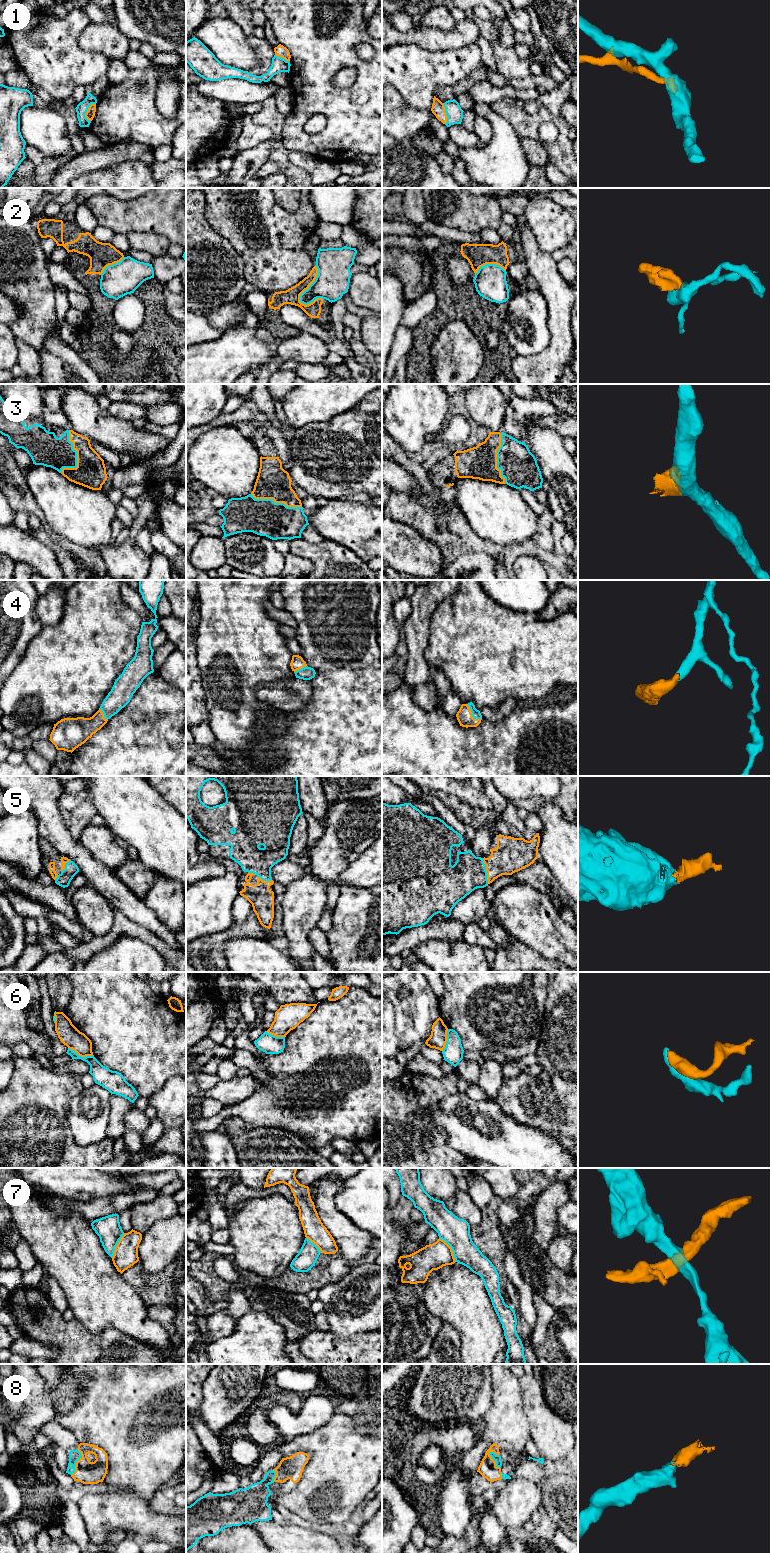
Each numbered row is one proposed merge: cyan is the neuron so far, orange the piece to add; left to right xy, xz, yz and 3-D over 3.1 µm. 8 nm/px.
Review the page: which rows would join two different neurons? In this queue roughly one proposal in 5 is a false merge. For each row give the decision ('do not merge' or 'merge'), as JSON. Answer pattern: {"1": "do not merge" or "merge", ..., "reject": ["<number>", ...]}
{"1": "merge", "2": "do not merge", "3": "merge", "4": "merge", "5": "merge", "6": "do not merge", "7": "do not merge", "8": "merge", "reject": ["2", "6", "7"]}

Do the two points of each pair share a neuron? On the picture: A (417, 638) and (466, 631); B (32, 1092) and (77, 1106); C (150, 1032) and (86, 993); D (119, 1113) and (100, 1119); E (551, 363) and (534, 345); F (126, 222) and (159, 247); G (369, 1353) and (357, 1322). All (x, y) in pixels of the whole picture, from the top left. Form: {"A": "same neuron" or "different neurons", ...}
{"A": "different neurons", "B": "different neurons", "C": "same neuron", "D": "different neurons", "E": "different neurons", "F": "different neurons", "G": "different neurons"}

